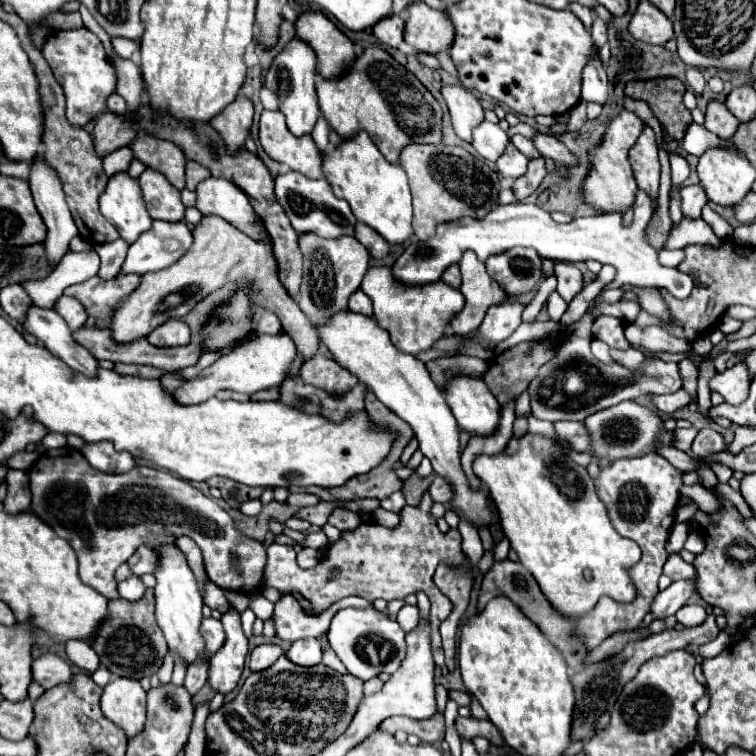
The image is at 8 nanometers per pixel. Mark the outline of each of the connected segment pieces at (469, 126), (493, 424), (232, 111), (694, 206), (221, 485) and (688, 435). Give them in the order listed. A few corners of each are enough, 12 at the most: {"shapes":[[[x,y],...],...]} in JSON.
{"shapes":[[[461,85],[441,93],[457,137],[471,143],[483,107]],[[457,375],[445,395],[461,429],[489,435],[501,405],[483,377]],[[239,95],[211,127],[237,155],[251,133],[253,103]],[[701,185],[679,191],[683,217],[699,219],[707,203]],[[211,477],[209,487],[221,491],[231,509],[247,499],[259,499],[261,487],[247,487],[225,477]],[[679,429],[677,433],[677,449],[701,461],[701,457],[689,453],[689,445],[697,435],[697,429]]]}

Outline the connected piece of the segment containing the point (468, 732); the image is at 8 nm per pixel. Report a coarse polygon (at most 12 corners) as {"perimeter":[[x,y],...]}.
{"perimeter":[[457,717],[461,739],[485,737],[501,745],[503,737],[491,721]]}

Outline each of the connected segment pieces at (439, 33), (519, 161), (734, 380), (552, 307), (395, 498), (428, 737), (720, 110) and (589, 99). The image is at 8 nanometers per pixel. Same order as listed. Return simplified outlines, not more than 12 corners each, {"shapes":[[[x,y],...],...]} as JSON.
{"shapes":[[[427,3],[407,7],[405,41],[437,55],[453,45],[455,29]],[[509,143],[497,159],[501,177],[517,179],[529,159]],[[747,365],[713,375],[709,389],[731,405],[749,395]],[[553,291],[547,299],[547,311],[553,321],[561,321],[567,303]],[[393,493],[389,499],[381,501],[387,511],[403,509],[403,493]],[[441,713],[431,719],[389,717],[381,731],[403,729],[423,743],[437,743],[445,737]],[[711,101],[705,127],[721,139],[731,139],[739,121],[729,109]],[[599,61],[583,71],[585,103],[607,103],[607,75]]]}

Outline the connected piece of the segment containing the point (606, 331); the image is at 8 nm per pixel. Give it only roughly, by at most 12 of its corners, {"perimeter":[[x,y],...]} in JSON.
{"perimeter":[[597,317],[593,337],[613,349],[629,349],[623,321]]}

